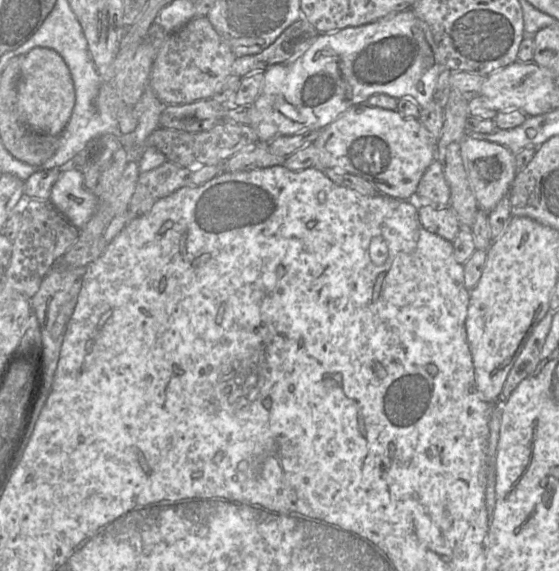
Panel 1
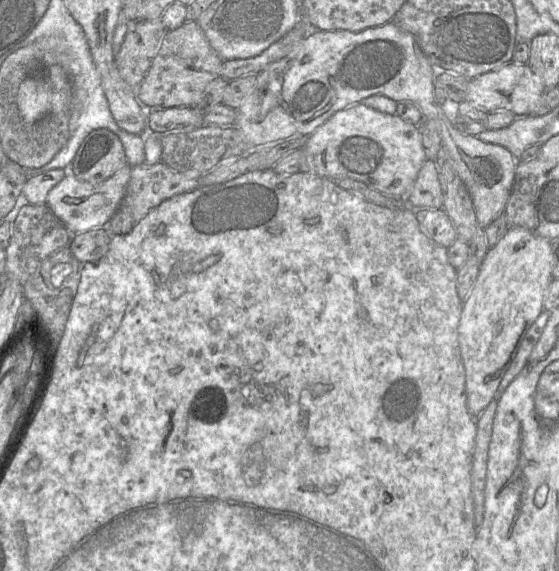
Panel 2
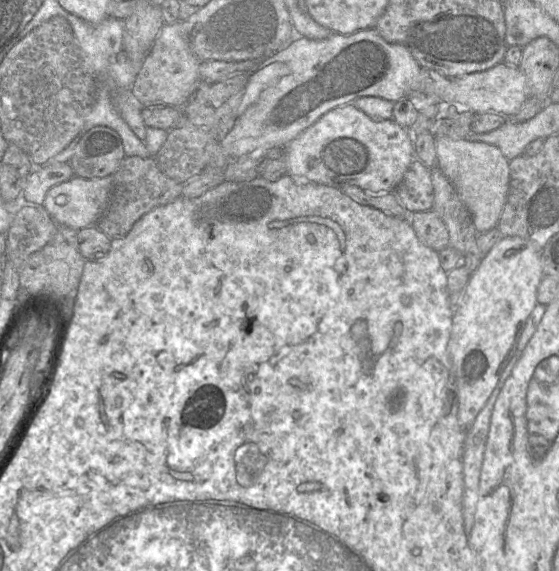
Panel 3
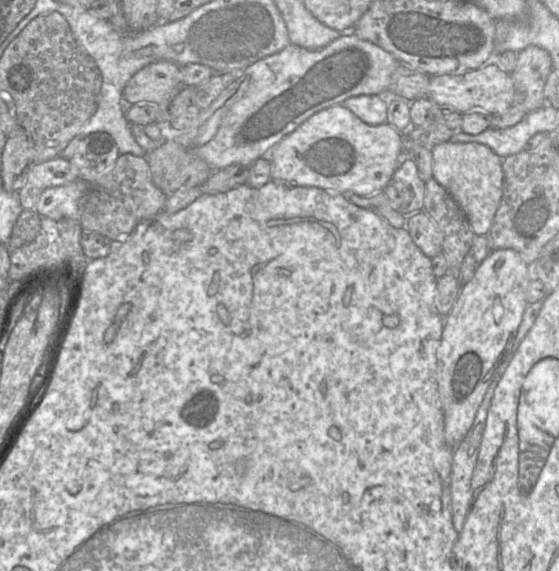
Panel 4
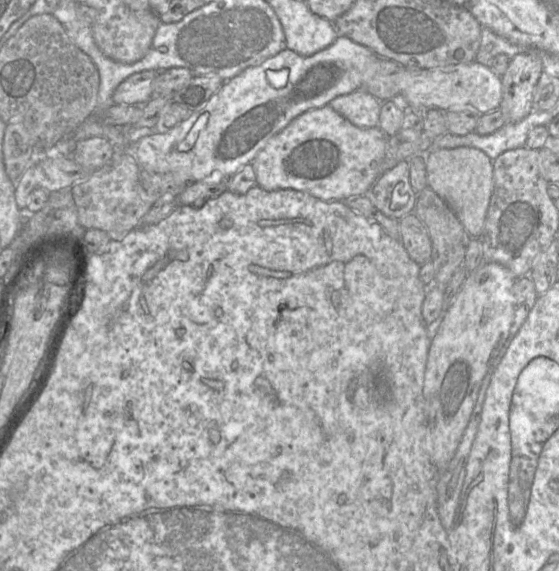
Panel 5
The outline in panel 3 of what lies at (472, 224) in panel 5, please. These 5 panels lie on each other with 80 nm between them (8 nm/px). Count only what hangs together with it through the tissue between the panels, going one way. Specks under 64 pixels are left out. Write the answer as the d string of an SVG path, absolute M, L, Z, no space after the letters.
M437 137L437 166L449 179L461 201L471 213L474 226L482 233L498 224L509 190L509 161L494 145L470 141Z

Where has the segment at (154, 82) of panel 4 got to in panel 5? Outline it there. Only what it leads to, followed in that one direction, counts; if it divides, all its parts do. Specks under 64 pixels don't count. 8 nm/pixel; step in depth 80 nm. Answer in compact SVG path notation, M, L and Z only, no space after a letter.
M146 70L127 77L115 89L114 103L143 107L152 98L152 82L157 74L157 71Z

